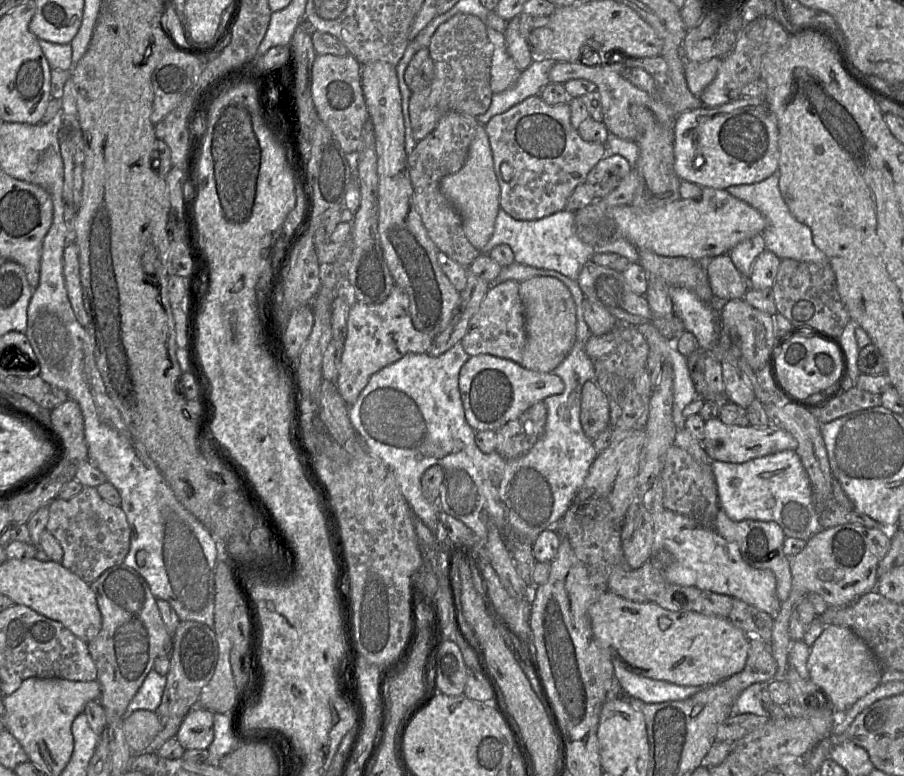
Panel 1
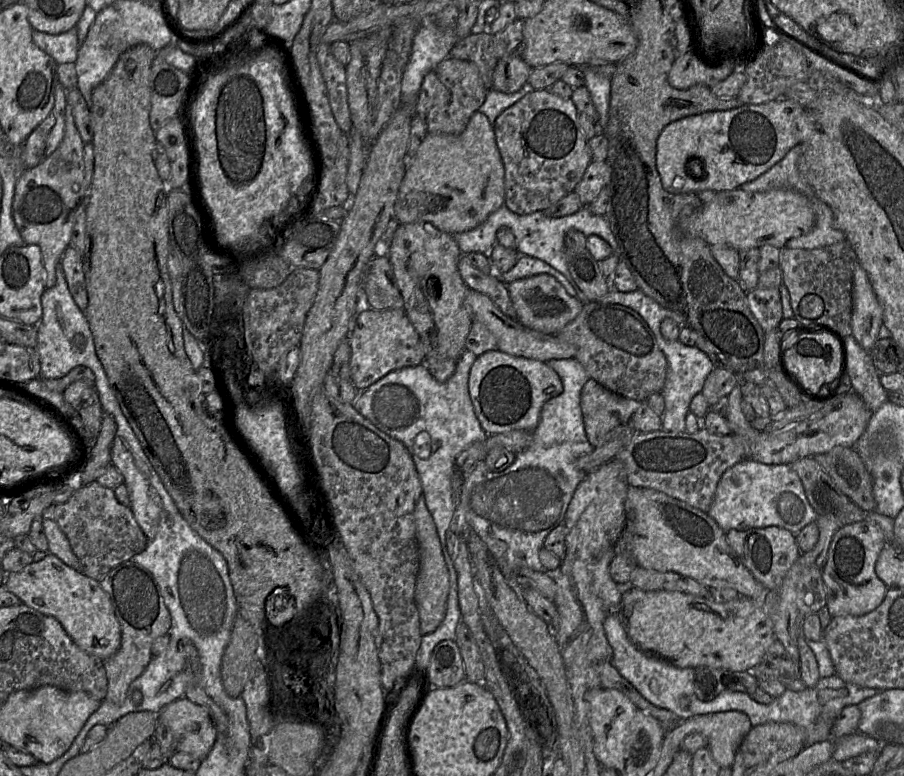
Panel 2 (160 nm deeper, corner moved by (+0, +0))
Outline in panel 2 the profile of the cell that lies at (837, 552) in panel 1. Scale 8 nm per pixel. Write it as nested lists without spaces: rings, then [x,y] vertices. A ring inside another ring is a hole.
[[[865,519],[840,528],[831,541],[822,579],[831,617],[862,616],[875,610],[884,600],[888,587],[877,577],[876,561],[887,544],[883,532]]]

